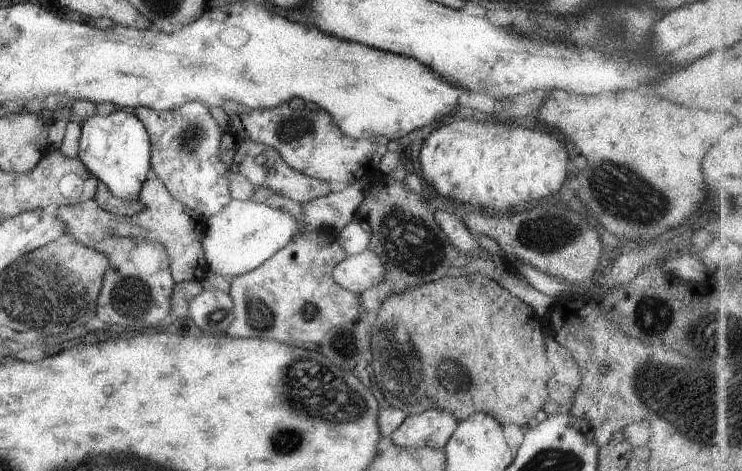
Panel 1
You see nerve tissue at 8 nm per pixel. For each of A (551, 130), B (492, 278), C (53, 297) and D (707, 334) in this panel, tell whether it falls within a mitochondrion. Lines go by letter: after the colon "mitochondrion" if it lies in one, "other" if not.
A: other
B: other
C: mitochondrion
D: mitochondrion

